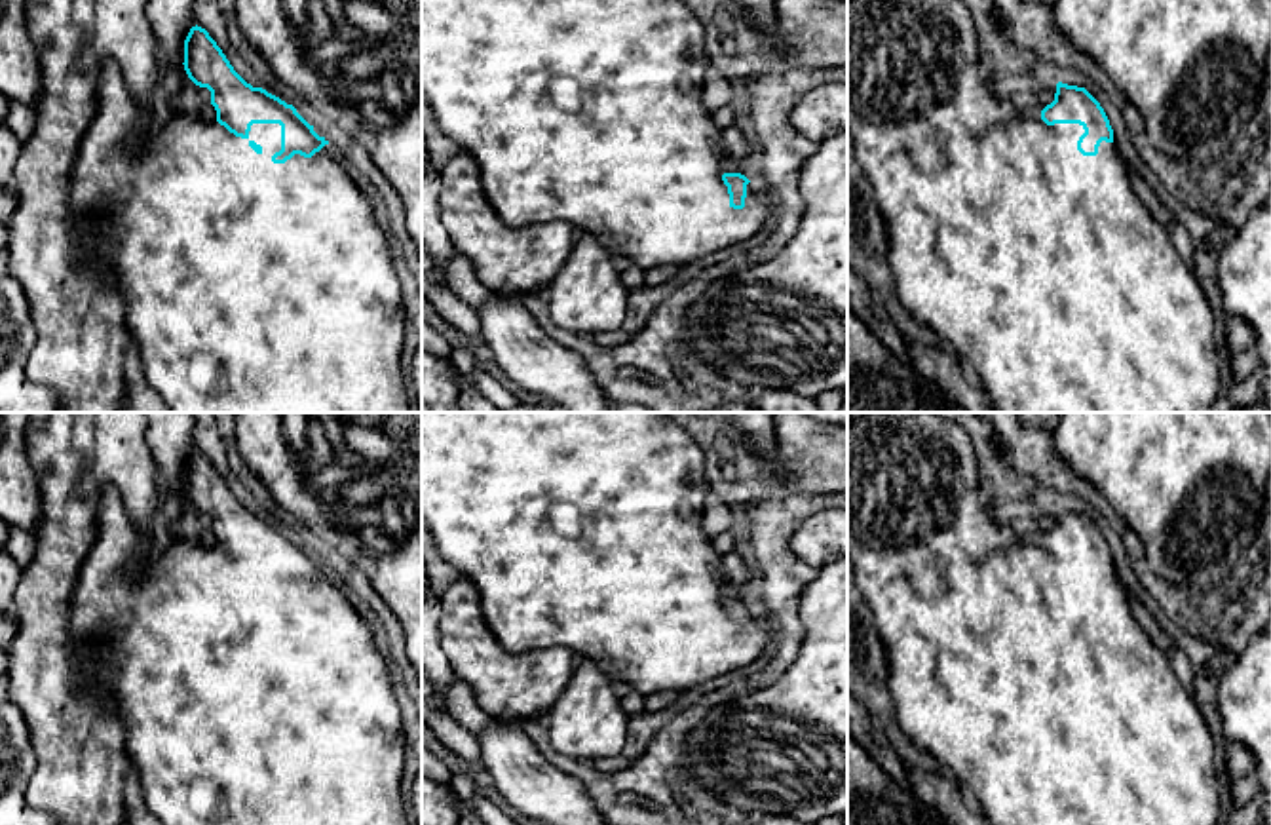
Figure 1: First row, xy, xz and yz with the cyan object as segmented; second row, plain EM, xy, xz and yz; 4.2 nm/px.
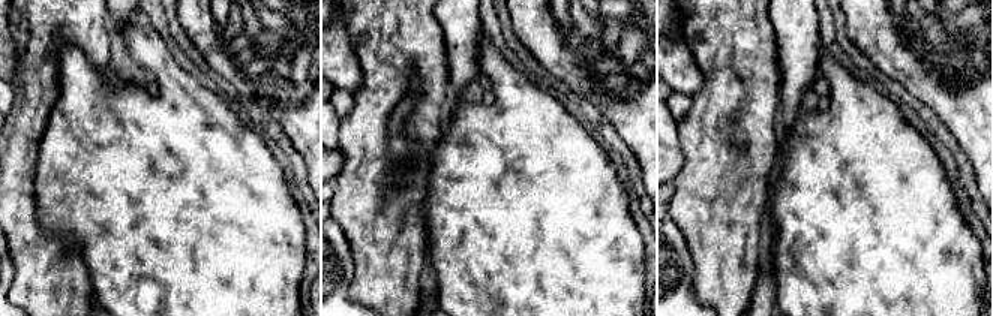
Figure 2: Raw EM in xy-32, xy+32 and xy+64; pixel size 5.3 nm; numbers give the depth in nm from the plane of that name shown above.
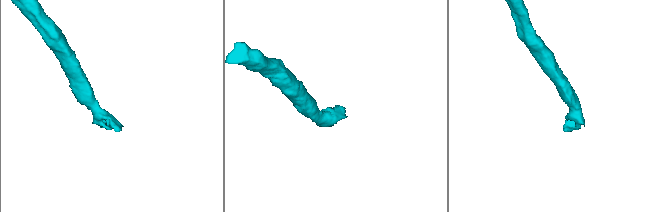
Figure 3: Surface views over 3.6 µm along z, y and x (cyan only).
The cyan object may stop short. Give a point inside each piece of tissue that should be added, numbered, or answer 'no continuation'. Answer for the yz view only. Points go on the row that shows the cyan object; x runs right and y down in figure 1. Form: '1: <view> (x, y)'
1: yz (1038, 265)

